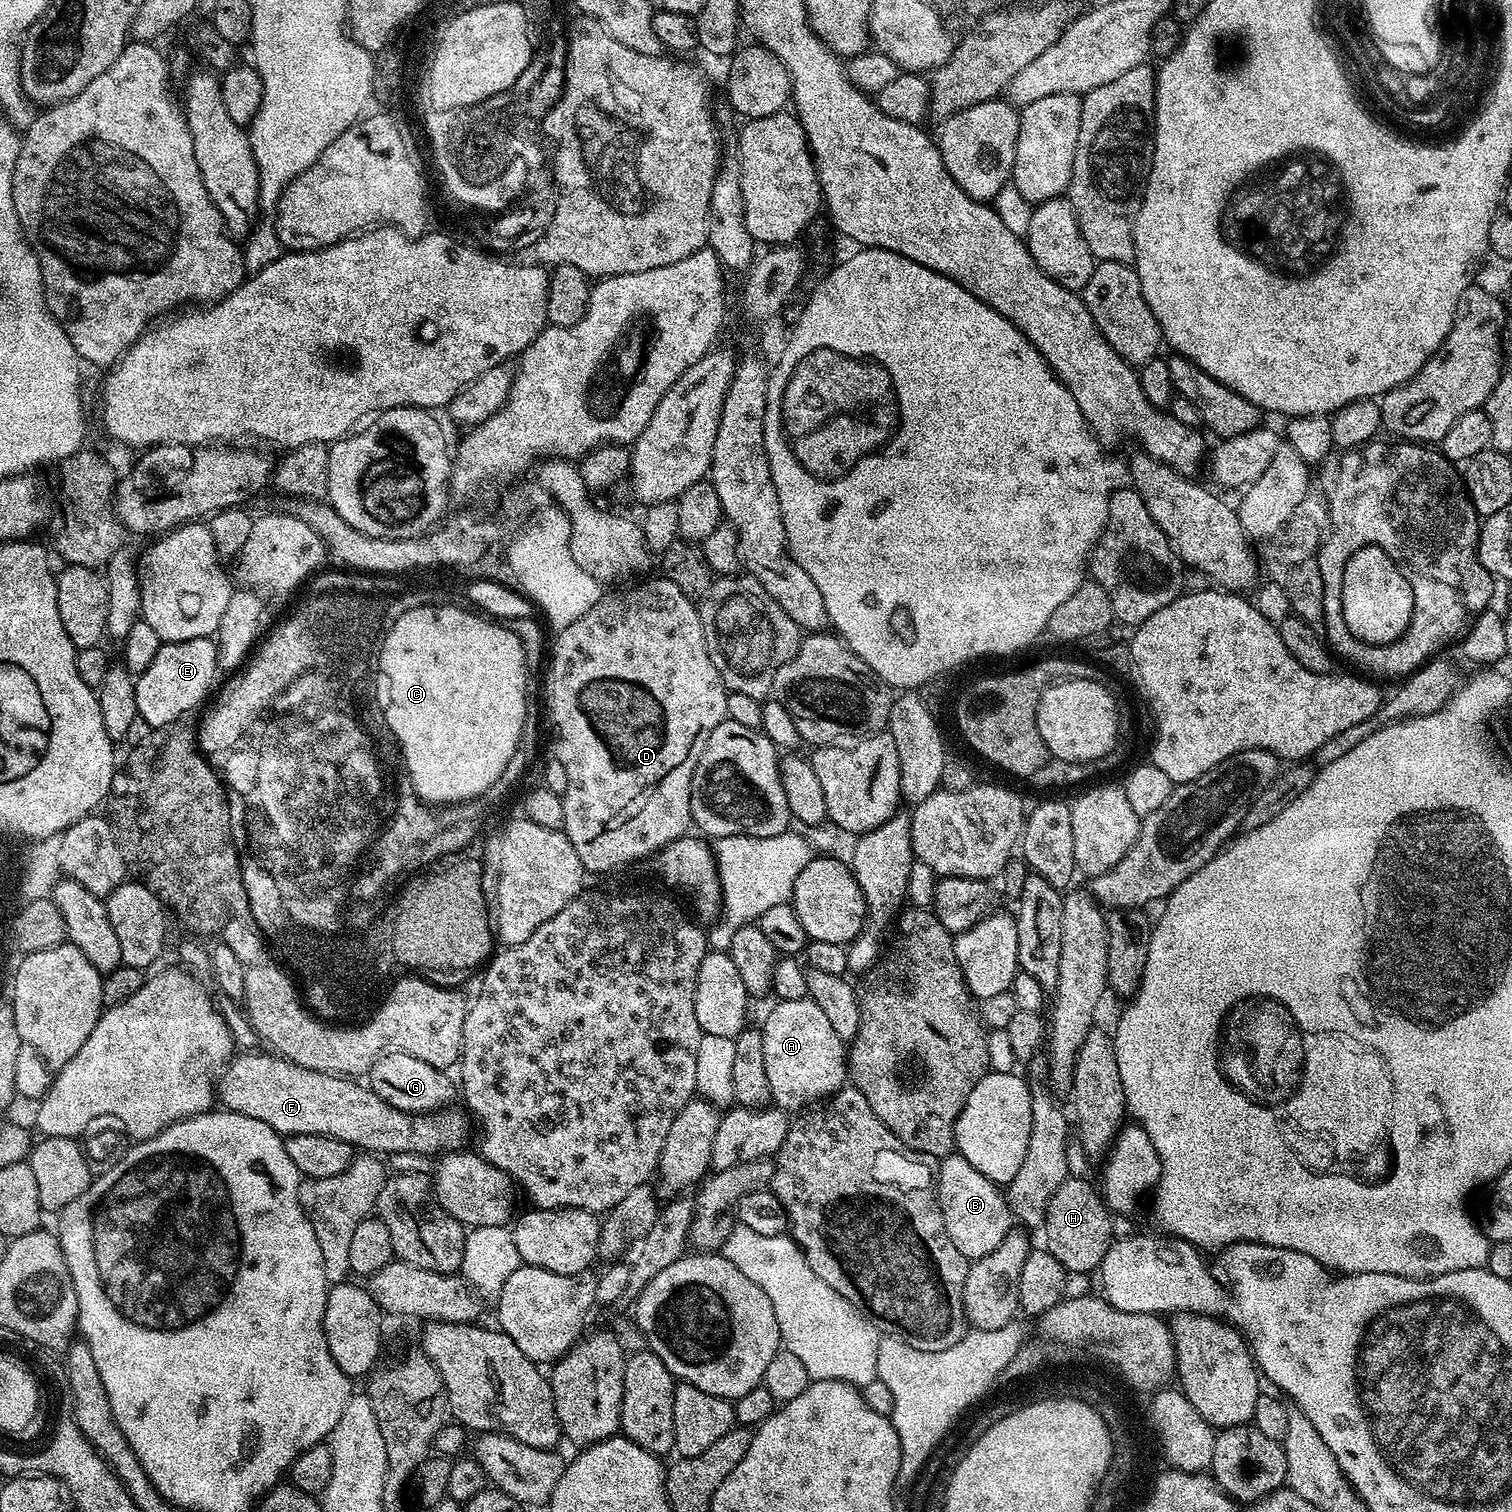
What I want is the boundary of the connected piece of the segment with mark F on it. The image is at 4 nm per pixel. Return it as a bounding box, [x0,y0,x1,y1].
[218,1050,469,1154]

